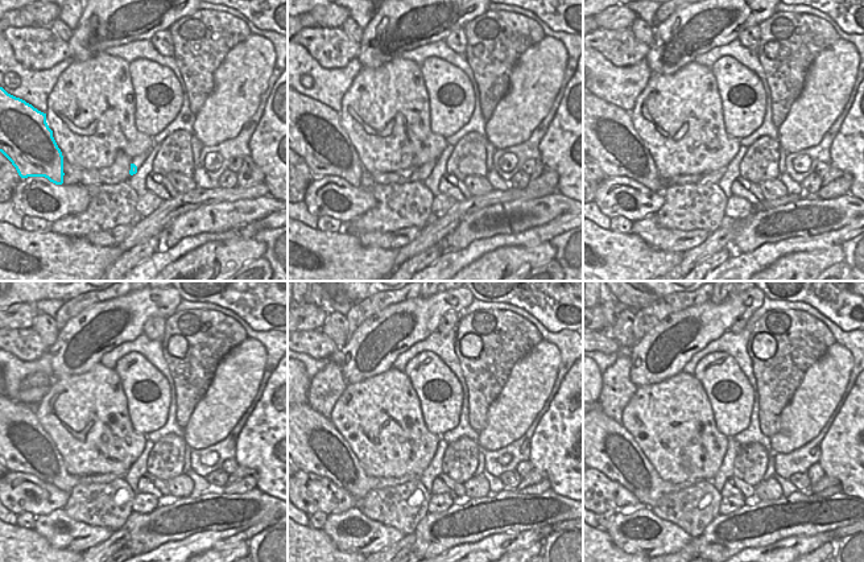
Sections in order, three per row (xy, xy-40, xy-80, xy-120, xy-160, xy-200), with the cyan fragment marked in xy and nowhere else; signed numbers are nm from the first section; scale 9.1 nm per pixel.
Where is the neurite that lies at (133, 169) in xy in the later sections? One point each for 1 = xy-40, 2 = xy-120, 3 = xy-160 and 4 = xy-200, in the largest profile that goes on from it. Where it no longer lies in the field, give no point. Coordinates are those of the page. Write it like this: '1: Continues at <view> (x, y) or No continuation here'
1: Continues at xy-40 (422, 172)
2: Continues at xy-120 (19, 439)
3: Continues at xy-160 (314, 445)
4: Continues at xy-200 (610, 449)

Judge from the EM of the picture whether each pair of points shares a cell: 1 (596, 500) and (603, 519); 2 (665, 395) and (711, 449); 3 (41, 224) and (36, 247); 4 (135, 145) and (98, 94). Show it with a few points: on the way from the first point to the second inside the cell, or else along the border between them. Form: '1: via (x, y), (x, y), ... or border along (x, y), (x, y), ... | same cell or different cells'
1: border along (616, 512), (607, 511), (598, 515) | different cells
2: via (677, 408), (677, 414), (698, 436) | same cell
3: border along (21, 228), (49, 231) | different cells
4: via (120, 136), (98, 114), (98, 108) | same cell

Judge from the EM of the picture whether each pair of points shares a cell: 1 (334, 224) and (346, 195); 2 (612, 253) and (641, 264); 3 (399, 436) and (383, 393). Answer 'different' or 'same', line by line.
1: different
2: same
3: same

